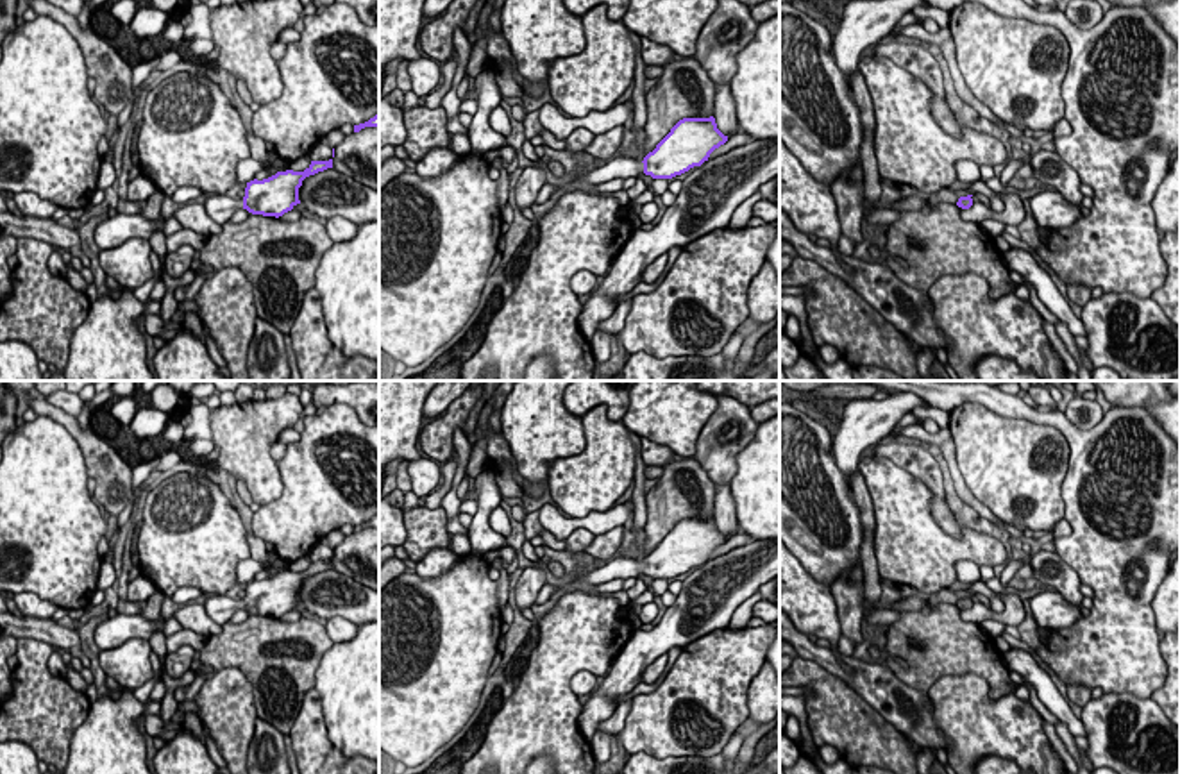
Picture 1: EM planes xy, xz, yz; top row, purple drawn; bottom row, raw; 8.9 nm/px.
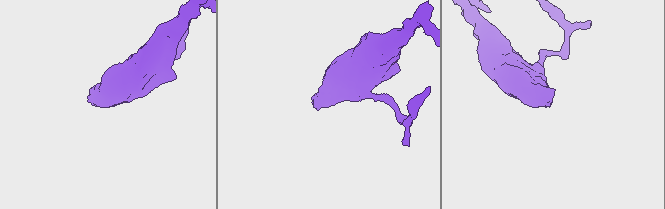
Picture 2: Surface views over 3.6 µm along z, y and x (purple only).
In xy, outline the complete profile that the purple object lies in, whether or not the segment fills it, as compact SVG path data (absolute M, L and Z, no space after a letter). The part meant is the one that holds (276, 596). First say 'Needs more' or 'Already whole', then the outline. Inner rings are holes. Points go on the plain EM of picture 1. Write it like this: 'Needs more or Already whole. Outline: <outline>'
Needs more. Outline: M333 559L311 561L304 572L286 570L263 581L247 583L245 597L240 601L227 595L211 595L202 606L207 617L220 626L231 620L236 610L279 618L300 604L299 588L302 581L327 568L333 568Z

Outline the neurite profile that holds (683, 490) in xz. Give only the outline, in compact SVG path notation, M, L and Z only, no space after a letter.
M676 458L663 467L658 483L645 493L645 534L640 545L653 552L683 518L713 517L715 483L694 458Z

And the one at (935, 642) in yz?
M940 601L937 606L926 602L921 611L899 611L899 618L889 626L887 665L894 665L896 658L908 663L906 670L896 670L896 676L908 686L928 694L931 685L944 676L976 674L989 683L989 697L992 701L1016 694L1014 681L1001 660L1001 652L990 642L978 624L960 618L958 606Z

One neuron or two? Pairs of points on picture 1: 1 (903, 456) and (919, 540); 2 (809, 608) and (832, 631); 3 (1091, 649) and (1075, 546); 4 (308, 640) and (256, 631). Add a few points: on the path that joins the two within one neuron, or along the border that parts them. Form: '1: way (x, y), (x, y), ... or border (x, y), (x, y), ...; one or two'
1: border (873, 456), (916, 476), (932, 494), (932, 506); two
2: way (814, 614), (826, 626); one
3: way (1105, 624), (1105, 576), (1100, 571); one
4: way (295, 640), (269, 640); one

